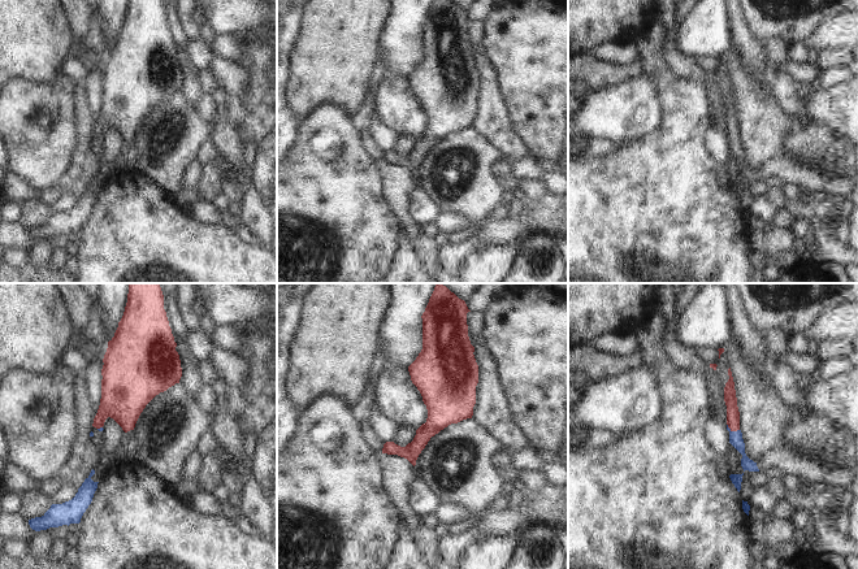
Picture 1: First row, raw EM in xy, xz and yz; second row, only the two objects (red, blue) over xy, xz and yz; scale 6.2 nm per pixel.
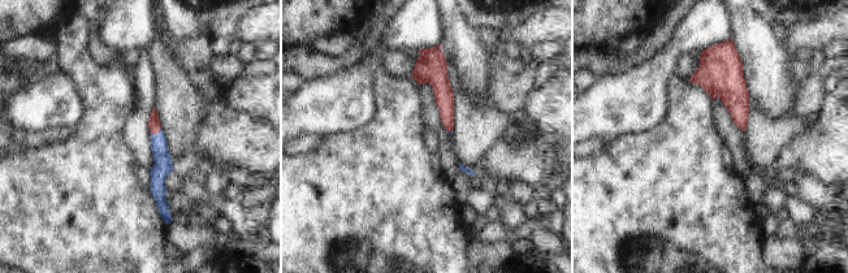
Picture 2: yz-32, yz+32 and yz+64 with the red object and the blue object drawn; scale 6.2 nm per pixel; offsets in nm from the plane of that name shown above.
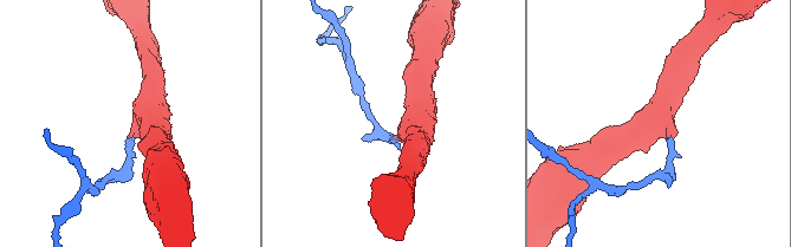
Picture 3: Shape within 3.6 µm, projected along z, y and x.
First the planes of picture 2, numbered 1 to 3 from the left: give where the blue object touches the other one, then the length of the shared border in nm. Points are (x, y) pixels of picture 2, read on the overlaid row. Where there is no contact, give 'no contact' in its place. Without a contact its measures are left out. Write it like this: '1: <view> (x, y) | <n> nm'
1: yz-32 (156, 133) | 80 nm
2: no contact
3: no contact

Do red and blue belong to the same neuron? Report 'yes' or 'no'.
yes

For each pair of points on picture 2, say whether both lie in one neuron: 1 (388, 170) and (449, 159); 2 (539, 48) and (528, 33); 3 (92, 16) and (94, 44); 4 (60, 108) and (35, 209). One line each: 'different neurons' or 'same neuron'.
1: different neurons
2: different neurons
3: same neuron
4: different neurons

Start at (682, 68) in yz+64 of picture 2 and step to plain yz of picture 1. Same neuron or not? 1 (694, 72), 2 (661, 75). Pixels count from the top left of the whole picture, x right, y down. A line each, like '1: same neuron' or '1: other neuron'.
1: same neuron
2: other neuron

